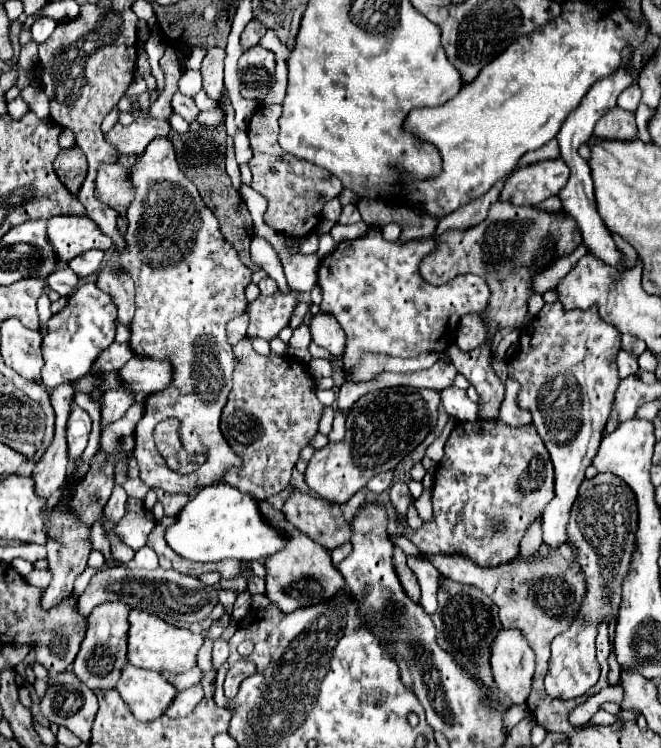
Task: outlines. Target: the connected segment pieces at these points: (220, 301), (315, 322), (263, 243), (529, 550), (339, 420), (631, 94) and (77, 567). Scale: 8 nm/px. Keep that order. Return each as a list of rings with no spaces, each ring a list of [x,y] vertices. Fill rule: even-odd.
[[[154,139],[154,143],[146,147],[146,151],[132,167],[136,199],[128,209],[126,249],[120,261],[136,283],[136,315],[130,325],[128,345],[138,357],[168,359],[172,365],[170,387],[146,397],[144,415],[136,425],[134,457],[140,467],[140,479],[148,487],[160,487],[168,493],[190,493],[216,481],[224,481],[224,473],[230,467],[242,467],[242,459],[238,459],[238,455],[230,449],[224,435],[220,433],[218,423],[226,397],[232,389],[232,373],[236,367],[232,345],[226,341],[226,325],[230,319],[246,311],[248,299],[244,291],[252,283],[252,271],[242,265],[236,249],[222,237],[222,233],[218,231],[218,219],[204,205],[202,197],[196,191],[196,185],[184,175],[176,159],[178,157],[174,155],[174,145],[170,143],[170,139]],[[168,417],[176,417],[180,421],[178,433],[184,449],[190,453],[206,455],[206,463],[190,475],[178,475],[170,471],[154,445],[152,431],[160,421]]]
[[[318,311],[316,315],[312,315],[310,319],[310,333],[312,333],[312,341],[318,347],[324,347],[330,351],[330,355],[342,355],[344,353],[344,345],[346,345],[346,335],[340,327],[340,323],[324,311]]]
[[[254,237],[252,245],[250,245],[250,255],[268,273],[268,277],[276,279],[280,291],[290,291],[288,283],[286,283],[286,277],[282,273],[282,263],[280,263],[276,251],[270,247],[270,243],[266,239]]]
[[[538,519],[534,523],[534,527],[528,529],[528,533],[526,533],[526,537],[524,537],[522,545],[520,545],[521,558],[525,560],[534,557],[540,545],[542,545],[542,519]]]
[[[336,411],[336,417],[334,417],[334,427],[332,431],[328,433],[328,441],[342,441],[344,439],[344,433],[346,433],[346,427],[344,427],[344,417]]]
[[[632,85],[632,87],[628,87],[626,91],[622,91],[622,95],[618,97],[618,107],[622,107],[622,109],[634,113],[634,111],[638,109],[640,97],[642,97],[640,87],[638,87],[638,85]]]
[[[64,485],[62,489],[62,503],[58,507],[54,507],[54,511],[50,513],[50,519],[48,519],[48,525],[50,525],[50,531],[48,531],[48,543],[46,543],[46,549],[48,549],[48,555],[46,555],[46,561],[48,561],[48,569],[52,571],[52,581],[50,585],[44,589],[42,597],[40,597],[40,605],[42,609],[52,609],[56,607],[60,601],[64,601],[72,589],[74,589],[74,581],[78,579],[78,575],[86,569],[86,561],[88,561],[88,555],[90,555],[90,543],[88,543],[88,535],[90,535],[90,529],[72,513],[66,511],[66,503],[68,503],[68,485]]]

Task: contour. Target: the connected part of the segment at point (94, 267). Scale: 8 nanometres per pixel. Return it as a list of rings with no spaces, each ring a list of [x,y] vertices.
[[[92,249],[92,251],[86,251],[86,253],[78,255],[76,259],[72,259],[72,261],[68,263],[68,267],[82,279],[82,277],[88,277],[88,275],[92,275],[92,273],[96,273],[96,271],[100,269],[102,257],[104,257],[102,251]]]

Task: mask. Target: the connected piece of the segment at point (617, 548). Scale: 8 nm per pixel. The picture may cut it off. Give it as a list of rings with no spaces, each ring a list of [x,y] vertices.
[[[598,473],[594,479],[586,479],[580,485],[578,499],[570,511],[568,543],[576,549],[576,563],[586,577],[586,595],[574,623],[568,631],[552,641],[550,669],[546,675],[546,693],[558,699],[576,699],[588,693],[598,681],[600,667],[596,661],[594,639],[598,635],[598,623],[610,623],[618,617],[622,601],[622,579],[630,569],[638,529],[638,507],[634,493],[622,479],[612,473]]]

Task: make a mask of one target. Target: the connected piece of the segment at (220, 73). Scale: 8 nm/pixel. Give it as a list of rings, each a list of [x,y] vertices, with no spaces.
[[[210,49],[202,61],[200,75],[204,79],[204,91],[210,99],[220,101],[220,91],[224,87],[224,49]]]

